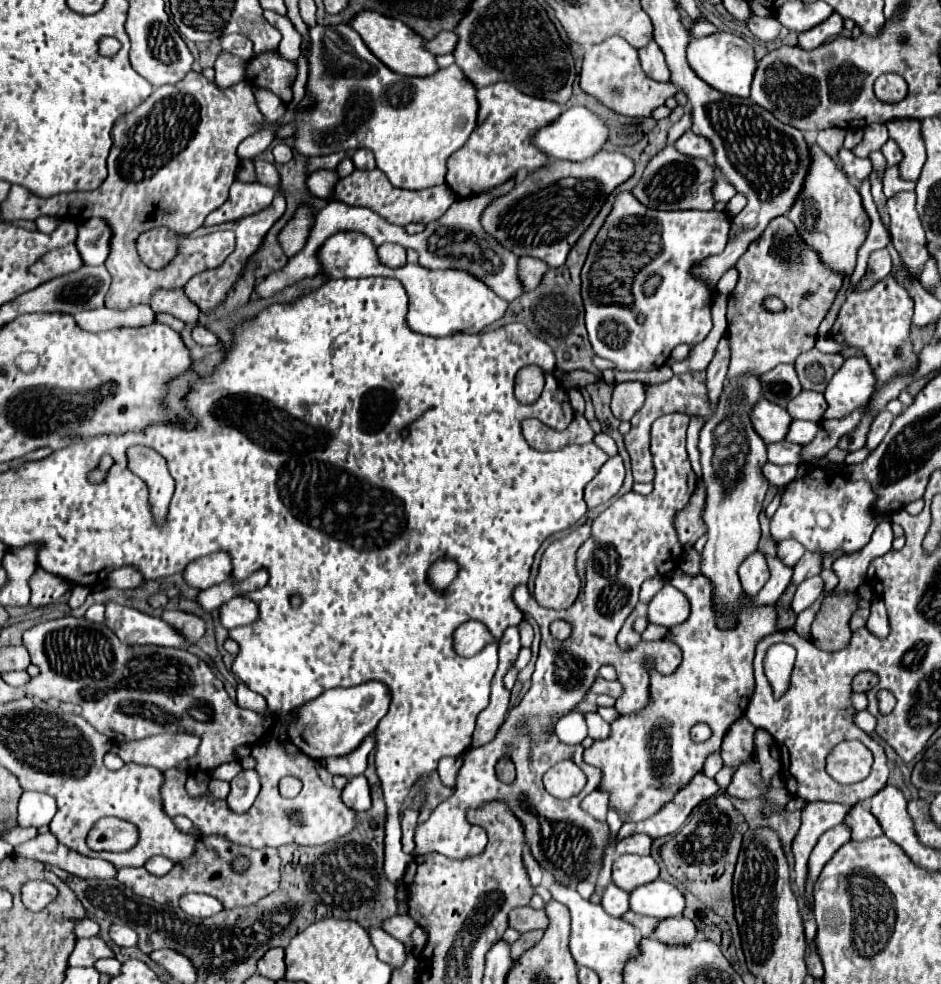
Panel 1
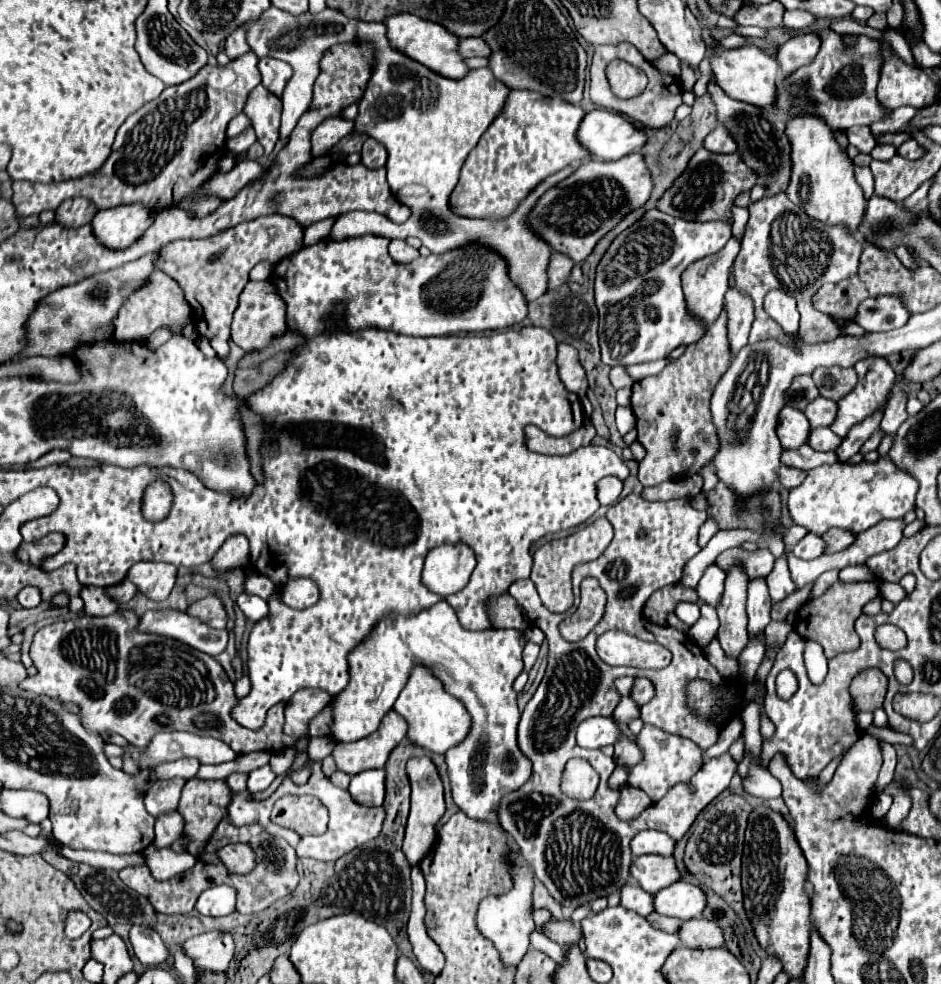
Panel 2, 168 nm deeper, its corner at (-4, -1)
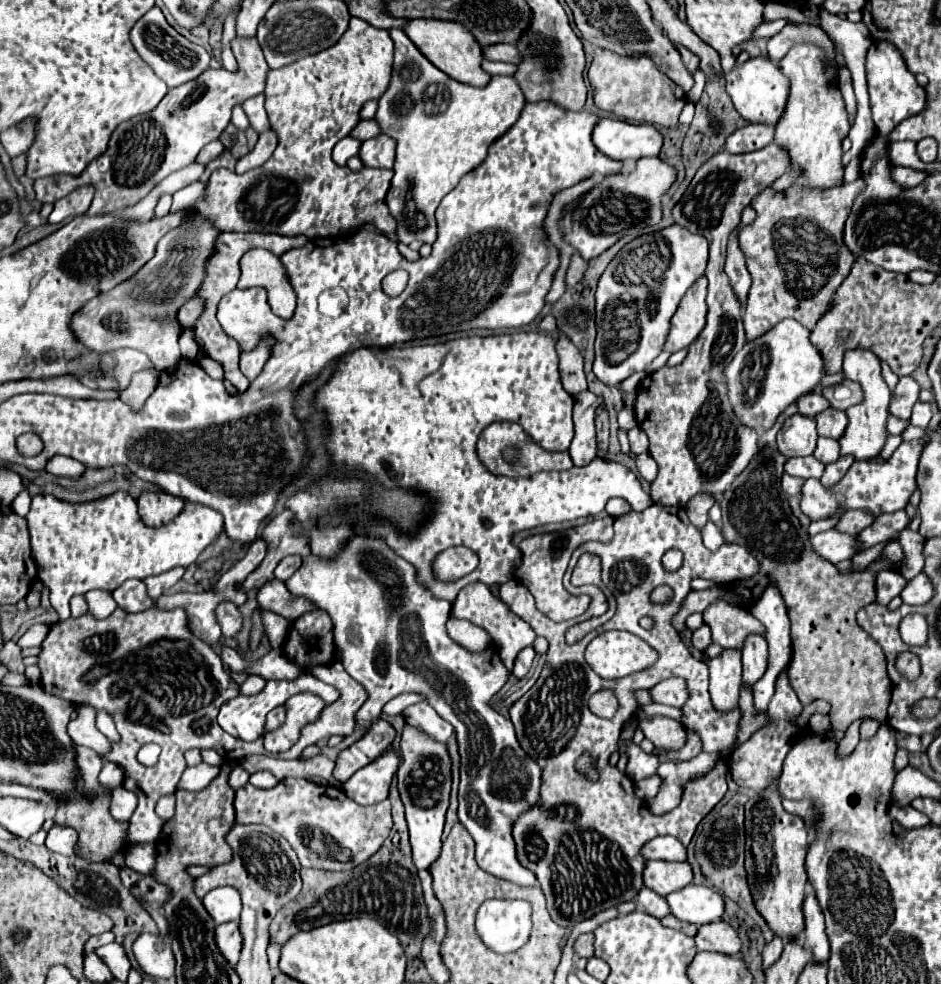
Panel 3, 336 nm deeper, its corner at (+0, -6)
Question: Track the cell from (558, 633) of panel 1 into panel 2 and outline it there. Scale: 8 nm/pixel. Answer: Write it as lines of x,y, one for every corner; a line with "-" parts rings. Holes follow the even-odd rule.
585,579
581,583
581,603
579,609
565,617
559,625
559,633
565,641
583,639
601,619
605,607
605,593
595,579

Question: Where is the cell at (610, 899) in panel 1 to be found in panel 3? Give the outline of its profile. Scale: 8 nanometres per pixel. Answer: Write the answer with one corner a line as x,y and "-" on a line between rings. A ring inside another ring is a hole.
643,888
637,896
637,902
639,902
639,908
643,908
645,912
649,912
651,916
657,916
657,918
663,918
669,914
669,904
663,896
659,896
657,892
649,890
649,888

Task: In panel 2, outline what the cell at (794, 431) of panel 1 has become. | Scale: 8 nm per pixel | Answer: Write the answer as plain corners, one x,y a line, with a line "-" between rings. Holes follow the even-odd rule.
817,427
817,429
811,429
807,443
815,451
835,451
841,443
841,437
833,435
833,431
829,427

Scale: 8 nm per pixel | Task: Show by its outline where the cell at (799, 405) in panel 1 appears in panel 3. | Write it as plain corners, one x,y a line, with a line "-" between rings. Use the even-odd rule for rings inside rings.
829,408
829,412
823,412
821,416
815,416
815,422
817,422
819,436
839,440
845,434
845,428
849,424
849,418
847,418
845,412
835,410
835,408

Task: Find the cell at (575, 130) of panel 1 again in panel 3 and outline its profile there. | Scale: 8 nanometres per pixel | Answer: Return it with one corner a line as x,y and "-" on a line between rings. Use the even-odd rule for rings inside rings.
601,118
593,130
593,144
613,160
639,160
645,156
659,156
663,134
651,124

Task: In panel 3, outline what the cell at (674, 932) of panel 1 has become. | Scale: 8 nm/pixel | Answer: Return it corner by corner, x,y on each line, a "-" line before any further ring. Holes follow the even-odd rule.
713,922
699,928
695,936
697,950
721,952
721,954
739,954
741,952
741,938
737,930
727,922

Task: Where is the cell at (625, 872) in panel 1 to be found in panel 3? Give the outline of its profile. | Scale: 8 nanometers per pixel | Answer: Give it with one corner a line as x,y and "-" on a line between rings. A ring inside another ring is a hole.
649,860
645,866
645,888
655,890
659,896
667,896
693,882
693,870
687,862
663,862

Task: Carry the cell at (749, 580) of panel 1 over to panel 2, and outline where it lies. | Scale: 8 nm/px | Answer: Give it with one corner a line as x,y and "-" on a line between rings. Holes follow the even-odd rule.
765,577
759,579
749,579
749,589
747,589
747,615
749,615
749,635
757,635
763,631
771,617
771,599
769,599
769,589
765,583

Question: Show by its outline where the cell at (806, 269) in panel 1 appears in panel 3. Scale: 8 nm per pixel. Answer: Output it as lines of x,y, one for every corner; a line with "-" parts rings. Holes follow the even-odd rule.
855,180
851,184
833,190
801,190
801,186
791,186
783,192
775,192
771,186
767,186
761,194
753,198
751,206
757,212
757,220
749,226
743,226
739,232
741,236
739,242
741,250
745,252
747,270
753,278
743,312
747,340
761,336
775,322
781,322
783,318
795,318
801,324
805,324
805,328
813,330
817,320
827,312
831,296
847,278
855,262
855,256
849,252
849,248
845,248
841,240
841,228
845,224
845,216
849,214
853,198
861,188
865,188
863,180

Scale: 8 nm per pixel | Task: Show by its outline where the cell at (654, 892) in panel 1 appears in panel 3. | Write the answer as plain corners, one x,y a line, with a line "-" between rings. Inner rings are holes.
689,884
689,886
669,894
667,900
669,900
673,916
677,916
679,920
685,920
685,922
693,922
697,926
703,926
709,922
719,922
725,914
723,896
709,886

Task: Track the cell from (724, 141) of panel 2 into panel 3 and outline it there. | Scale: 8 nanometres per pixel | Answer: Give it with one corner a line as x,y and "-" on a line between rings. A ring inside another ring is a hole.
749,124
745,128
735,130
723,150
731,152
731,154
743,154
743,152
753,152
753,150
761,150
763,146
771,144
775,138
775,126
765,126
765,124

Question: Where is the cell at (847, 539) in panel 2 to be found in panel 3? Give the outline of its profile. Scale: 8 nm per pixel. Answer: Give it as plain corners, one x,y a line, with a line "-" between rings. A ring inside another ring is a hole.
847,510
841,516
837,530
849,532
849,534
859,534
865,526
871,526
873,520
875,520
875,516
869,510

